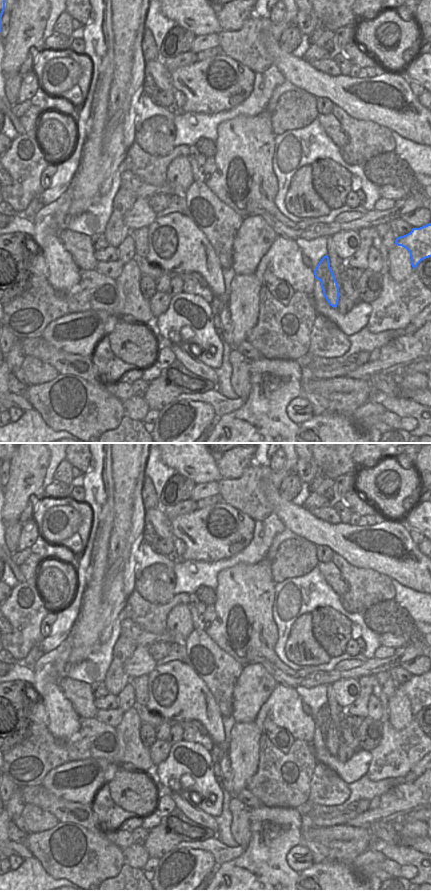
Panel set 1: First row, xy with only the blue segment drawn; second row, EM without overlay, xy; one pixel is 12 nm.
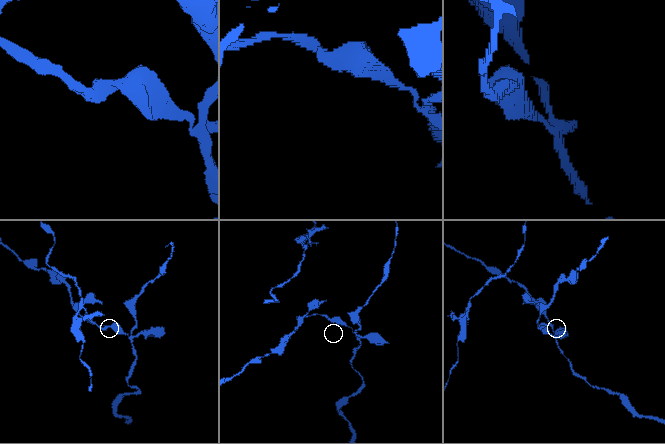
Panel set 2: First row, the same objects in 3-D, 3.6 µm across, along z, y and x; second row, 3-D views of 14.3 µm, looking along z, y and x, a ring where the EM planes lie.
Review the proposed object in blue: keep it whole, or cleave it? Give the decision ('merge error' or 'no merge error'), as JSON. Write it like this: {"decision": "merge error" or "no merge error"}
{"decision": "merge error"}

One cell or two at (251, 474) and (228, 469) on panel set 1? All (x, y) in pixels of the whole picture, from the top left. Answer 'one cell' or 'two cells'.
two cells

